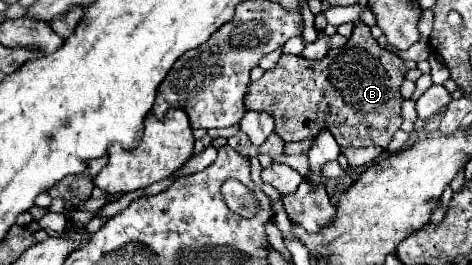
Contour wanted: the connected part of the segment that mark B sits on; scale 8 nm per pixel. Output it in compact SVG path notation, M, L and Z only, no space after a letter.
M360 24L354 28L354 34L346 46L330 50L328 56L322 60L306 60L306 58L282 54L274 70L268 70L260 80L250 84L248 88L250 94L246 96L244 104L246 104L246 110L270 112L276 118L276 134L284 142L300 142L306 138L314 138L320 130L328 128L340 146L386 148L402 124L400 84L406 72L408 68L404 60L380 48L378 42L372 38L370 28L366 24Z

